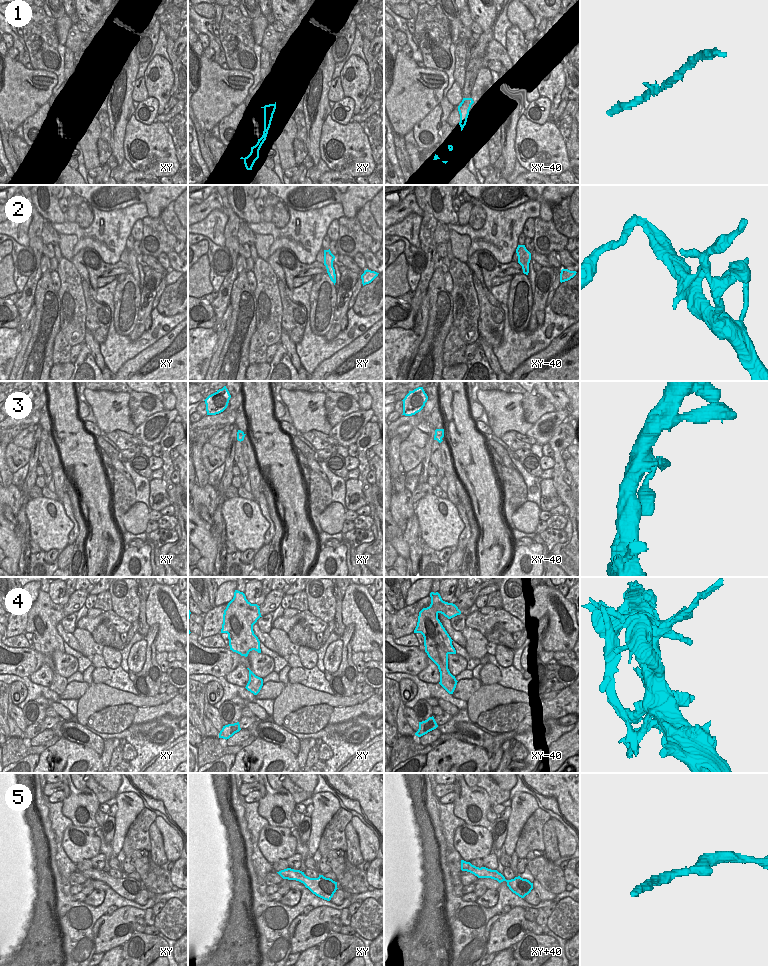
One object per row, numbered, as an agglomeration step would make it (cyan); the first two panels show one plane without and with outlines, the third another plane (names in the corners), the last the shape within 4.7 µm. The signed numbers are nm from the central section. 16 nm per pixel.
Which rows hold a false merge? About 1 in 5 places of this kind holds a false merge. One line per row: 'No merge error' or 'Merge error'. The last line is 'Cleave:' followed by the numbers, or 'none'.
1: No merge error
2: Merge error
3: No merge error
4: Merge error
5: No merge error
Cleave: 2, 4

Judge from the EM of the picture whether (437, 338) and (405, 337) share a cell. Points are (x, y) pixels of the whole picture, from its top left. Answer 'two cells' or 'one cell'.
two cells

